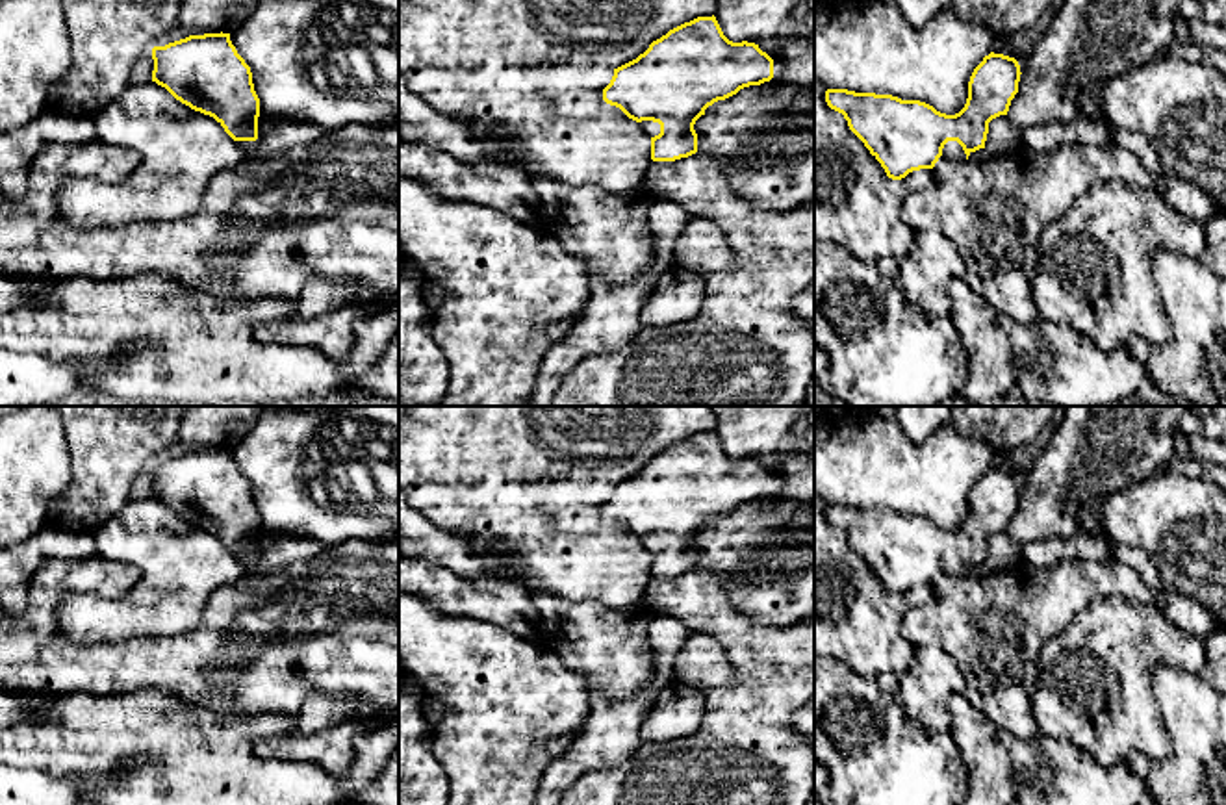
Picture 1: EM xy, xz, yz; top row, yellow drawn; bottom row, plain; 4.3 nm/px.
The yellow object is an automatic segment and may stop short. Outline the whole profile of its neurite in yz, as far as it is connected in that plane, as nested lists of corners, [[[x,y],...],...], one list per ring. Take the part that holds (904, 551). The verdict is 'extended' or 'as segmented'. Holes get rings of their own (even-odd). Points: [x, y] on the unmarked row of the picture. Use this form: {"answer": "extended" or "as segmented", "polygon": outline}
{"answer": "as segmented", "polygon": [[[990,467],[974,484],[966,519],[955,530],[920,516],[848,505],[827,505],[825,518],[844,530],[887,592],[901,595],[913,586],[933,584],[948,556],[957,556],[966,575],[985,564],[989,538],[1007,530],[1020,490],[1015,473]]]}

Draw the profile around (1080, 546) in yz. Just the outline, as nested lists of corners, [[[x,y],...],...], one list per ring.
[[[1078,527],[1070,536],[1024,543],[1020,547],[1020,558],[1035,569],[1041,568],[1042,560],[1107,562],[1111,558],[1111,545],[1096,534]]]

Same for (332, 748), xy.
[[[343,722],[313,735],[280,735],[260,738],[254,746],[263,759],[291,759],[321,764],[341,775],[354,759],[356,722]]]

